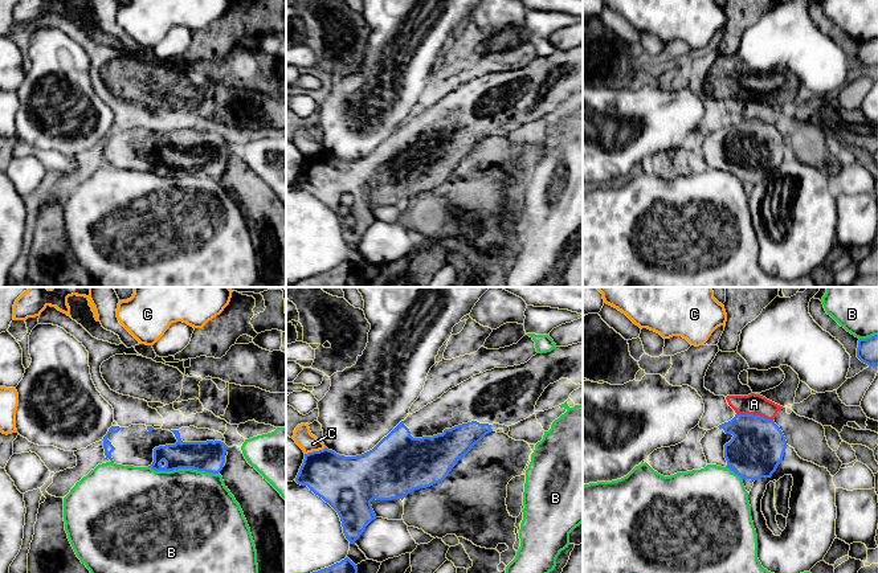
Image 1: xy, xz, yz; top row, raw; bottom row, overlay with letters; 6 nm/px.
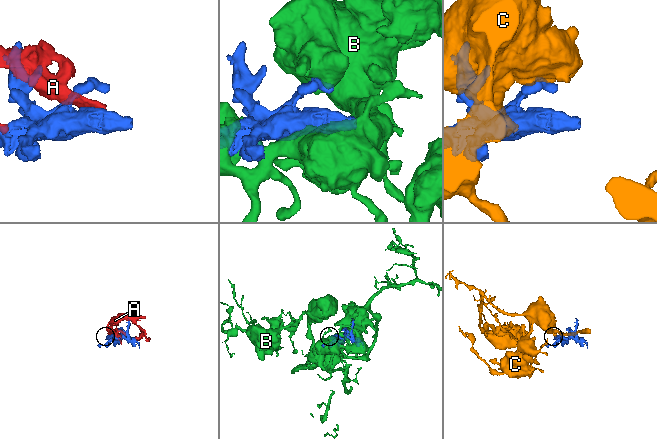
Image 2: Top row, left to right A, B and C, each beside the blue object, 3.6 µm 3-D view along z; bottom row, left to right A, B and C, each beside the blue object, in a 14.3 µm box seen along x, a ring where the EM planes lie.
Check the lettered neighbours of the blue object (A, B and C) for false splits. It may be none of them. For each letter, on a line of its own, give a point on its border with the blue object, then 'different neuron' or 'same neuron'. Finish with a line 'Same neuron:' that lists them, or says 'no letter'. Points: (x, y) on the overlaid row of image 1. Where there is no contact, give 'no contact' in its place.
A: contact yz (755, 416); different neuron
B: contact xy (183, 467); different neuron
C: contact xz (314, 451); different neuron
Same neuron: no letter

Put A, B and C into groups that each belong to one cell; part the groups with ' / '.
A / B / C

